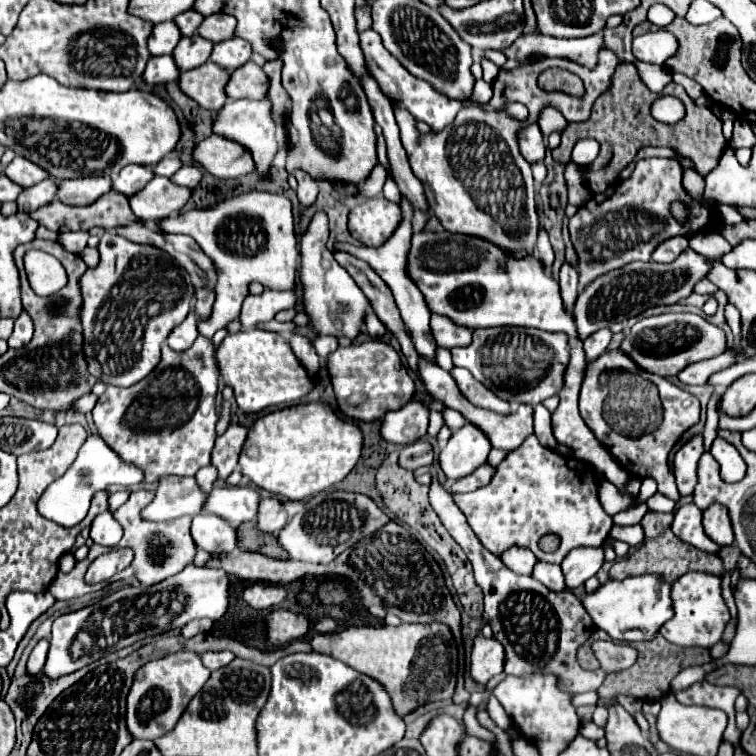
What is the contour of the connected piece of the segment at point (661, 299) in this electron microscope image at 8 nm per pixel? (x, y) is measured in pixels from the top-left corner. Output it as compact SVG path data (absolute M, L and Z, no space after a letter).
M687 248L685 252L681 252L681 256L673 264L631 262L625 268L619 268L619 270L613 270L595 278L577 296L575 310L573 310L573 316L577 316L577 332L581 340L605 328L607 324L623 322L631 316L641 314L641 310L647 310L651 306L657 306L657 304L667 306L667 304L675 304L687 298L693 292L693 286L711 272L713 262L715 260L705 258L703 254L697 254L695 250Z

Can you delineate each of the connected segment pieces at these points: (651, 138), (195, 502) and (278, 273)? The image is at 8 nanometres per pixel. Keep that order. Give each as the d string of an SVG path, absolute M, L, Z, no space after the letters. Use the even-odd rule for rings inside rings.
M617 64L611 86L607 92L603 92L593 108L591 116L585 122L569 122L567 128L563 130L561 144L553 150L553 158L561 160L563 164L571 162L571 150L579 138L595 138L601 144L601 152L593 164L587 166L587 182L589 188L599 194L605 192L607 186L615 184L619 178L619 172L635 158L637 150L643 146L669 146L681 152L683 156L691 158L697 166L697 172L705 176L709 170L717 166L717 160L725 148L725 138L721 134L721 120L707 108L707 106L695 106L693 100L687 96L687 92L671 82L661 94L653 94L639 78L637 70L633 64ZM661 96L675 96L685 104L685 116L675 122L675 124L663 124L651 118L651 98L661 98Z
M161 476L155 500L143 510L145 520L167 522L185 514L195 516L203 512L207 492L197 486L193 476Z
M247 192L233 198L225 198L203 210L189 210L187 214L167 217L161 220L165 232L191 234L201 250L213 260L219 274L215 292L217 300L213 304L213 314L209 320L199 322L199 334L213 338L213 334L229 320L239 318L241 304L249 294L251 282L261 282L265 288L273 290L293 290L299 266L299 246L293 224L291 200L269 192Z

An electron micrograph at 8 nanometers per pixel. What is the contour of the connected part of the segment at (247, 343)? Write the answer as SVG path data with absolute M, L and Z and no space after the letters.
M255 328L229 334L217 348L215 360L221 368L225 384L233 386L237 406L243 412L261 412L271 406L295 404L301 400L301 396L307 396L317 384L317 374L309 374L301 366L289 342L277 332Z

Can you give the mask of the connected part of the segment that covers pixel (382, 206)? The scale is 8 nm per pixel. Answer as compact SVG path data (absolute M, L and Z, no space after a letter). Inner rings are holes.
M383 194L357 204L349 212L349 232L365 246L381 246L399 222L399 204L387 200Z

